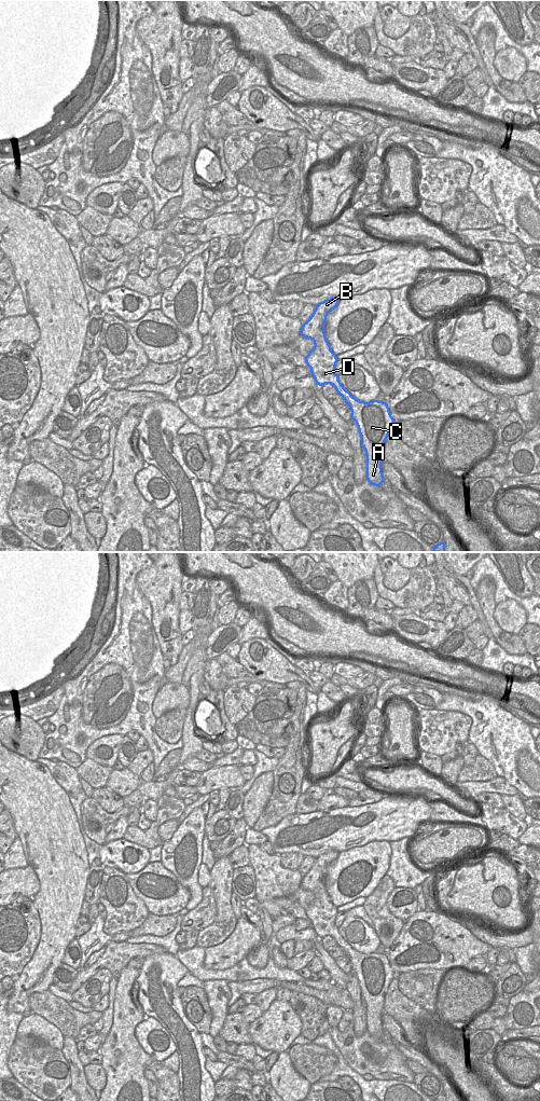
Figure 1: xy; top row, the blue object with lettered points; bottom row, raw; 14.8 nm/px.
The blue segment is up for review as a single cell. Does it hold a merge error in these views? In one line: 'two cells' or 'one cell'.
one cell

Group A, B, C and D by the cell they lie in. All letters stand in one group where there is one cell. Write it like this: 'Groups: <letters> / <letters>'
Groups: A B C D.

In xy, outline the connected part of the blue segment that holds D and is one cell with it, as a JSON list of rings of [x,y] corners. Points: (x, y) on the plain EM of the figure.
[[[330,850],[316,857],[310,870],[303,876],[301,887],[314,893],[314,900],[305,909],[316,936],[331,936],[335,939],[351,962],[351,972],[356,974],[361,988],[361,999],[366,1007],[366,1031],[375,1038],[384,1034],[382,1015],[384,1014],[385,994],[396,974],[390,966],[387,954],[373,952],[360,953],[351,948],[338,933],[335,925],[336,907],[326,890],[324,877],[328,866],[338,856],[337,851]]]

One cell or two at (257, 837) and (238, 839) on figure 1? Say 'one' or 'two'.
two

